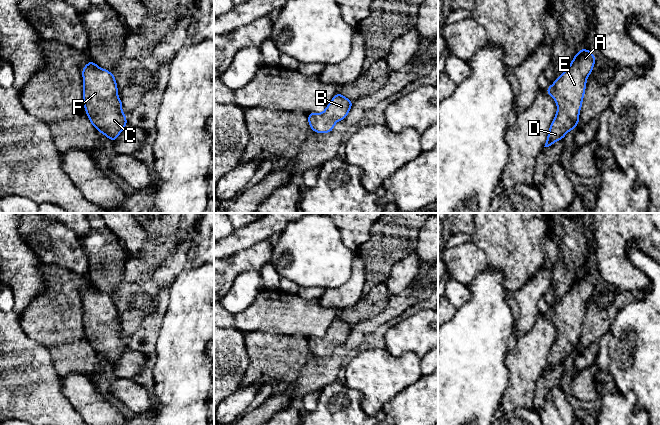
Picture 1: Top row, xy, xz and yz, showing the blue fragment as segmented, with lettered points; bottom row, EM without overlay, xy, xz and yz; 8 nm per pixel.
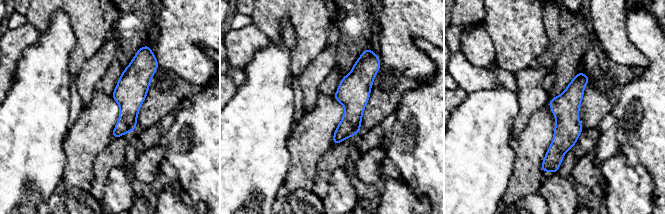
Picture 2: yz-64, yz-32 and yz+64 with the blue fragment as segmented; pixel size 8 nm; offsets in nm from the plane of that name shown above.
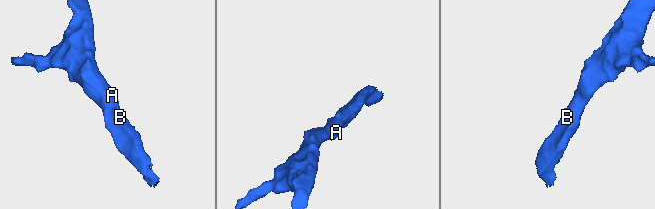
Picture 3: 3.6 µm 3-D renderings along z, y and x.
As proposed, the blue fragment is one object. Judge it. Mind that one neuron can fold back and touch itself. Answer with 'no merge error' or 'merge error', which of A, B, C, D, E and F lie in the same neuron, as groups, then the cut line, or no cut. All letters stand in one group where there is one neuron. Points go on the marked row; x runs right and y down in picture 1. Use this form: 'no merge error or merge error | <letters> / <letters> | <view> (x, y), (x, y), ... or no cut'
no merge error | A B C D E F | no cut

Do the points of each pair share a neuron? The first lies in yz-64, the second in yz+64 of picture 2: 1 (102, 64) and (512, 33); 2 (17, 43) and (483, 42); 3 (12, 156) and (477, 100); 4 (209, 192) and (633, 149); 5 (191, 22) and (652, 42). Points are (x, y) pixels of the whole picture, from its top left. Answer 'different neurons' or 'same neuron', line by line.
1: different neurons
2: same neuron
3: same neuron
4: same neuron
5: different neurons

